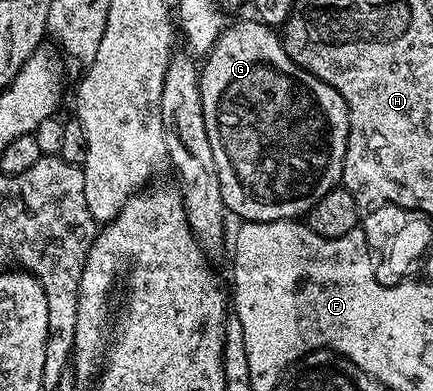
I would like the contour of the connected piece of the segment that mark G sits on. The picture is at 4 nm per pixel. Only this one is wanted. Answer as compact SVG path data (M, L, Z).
M250 17L242 23L233 23L224 28L217 36L208 55L204 56L199 67L201 80L199 81L199 93L201 94L201 105L203 121L207 129L207 141L211 141L211 157L215 157L215 169L219 173L219 189L225 202L226 212L238 215L238 220L250 223L273 223L276 219L286 221L296 220L304 216L310 208L322 199L332 187L338 186L341 181L341 170L343 169L343 157L347 149L347 137L349 136L349 114L343 97L331 85L319 81L311 73L307 73L285 52L282 36L268 23L258 21Z

